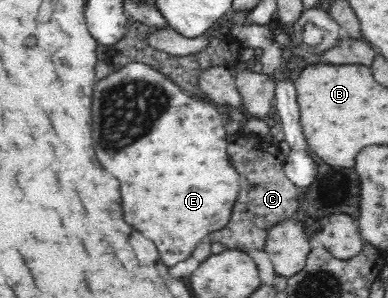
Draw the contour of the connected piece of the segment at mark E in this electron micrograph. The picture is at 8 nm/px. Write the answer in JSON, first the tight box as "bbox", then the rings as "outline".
{"bbox":[92,62,240,265],"outline":[[[132,62],[96,83],[92,119],[98,161],[120,181],[124,219],[156,243],[166,265],[186,261],[208,233],[228,223],[240,177],[228,163],[226,127],[212,103],[182,93],[149,65]]]}

